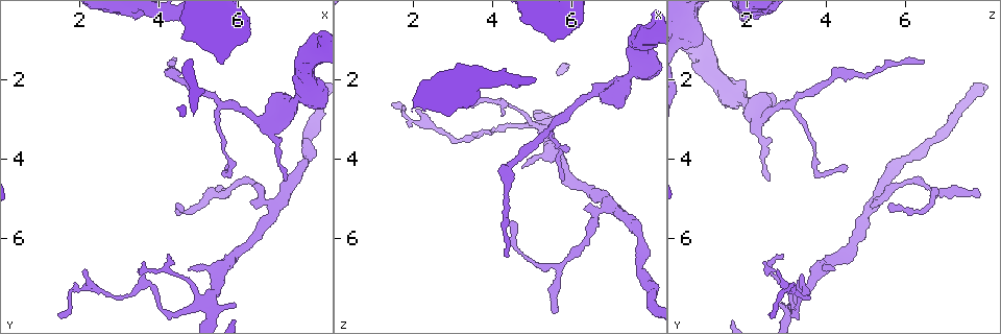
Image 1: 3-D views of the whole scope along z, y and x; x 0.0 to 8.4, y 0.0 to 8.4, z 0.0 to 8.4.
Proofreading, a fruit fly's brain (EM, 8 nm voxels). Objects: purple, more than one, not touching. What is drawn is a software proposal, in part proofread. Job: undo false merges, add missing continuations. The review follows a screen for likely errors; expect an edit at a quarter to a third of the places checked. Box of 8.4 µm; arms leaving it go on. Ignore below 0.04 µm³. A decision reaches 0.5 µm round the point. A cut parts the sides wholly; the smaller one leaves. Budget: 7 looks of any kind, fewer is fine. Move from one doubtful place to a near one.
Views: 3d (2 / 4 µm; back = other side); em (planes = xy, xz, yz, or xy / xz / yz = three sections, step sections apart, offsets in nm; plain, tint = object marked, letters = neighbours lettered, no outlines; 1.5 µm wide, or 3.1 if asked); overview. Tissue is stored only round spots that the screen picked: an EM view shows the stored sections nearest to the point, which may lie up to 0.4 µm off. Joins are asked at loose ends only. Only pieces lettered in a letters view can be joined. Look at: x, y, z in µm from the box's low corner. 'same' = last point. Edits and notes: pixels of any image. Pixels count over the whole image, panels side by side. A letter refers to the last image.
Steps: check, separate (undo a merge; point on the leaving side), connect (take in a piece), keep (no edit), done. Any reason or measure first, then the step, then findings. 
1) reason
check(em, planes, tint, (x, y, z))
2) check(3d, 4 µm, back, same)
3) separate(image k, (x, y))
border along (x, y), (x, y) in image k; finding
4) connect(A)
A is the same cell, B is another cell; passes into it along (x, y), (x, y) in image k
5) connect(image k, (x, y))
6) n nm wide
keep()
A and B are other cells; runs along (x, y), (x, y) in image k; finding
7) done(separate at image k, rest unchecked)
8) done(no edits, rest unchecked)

long arm stops here
check(em, planes, letters, (4.35, 1.55, 6.50))

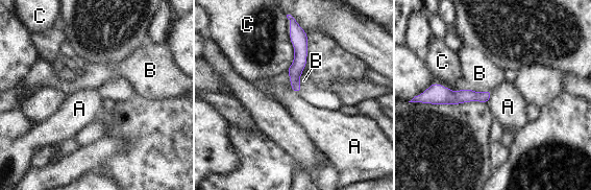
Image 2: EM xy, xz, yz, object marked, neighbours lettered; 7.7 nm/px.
80 nm wide
keep()
A, B and C are other cells; border along (493, 91), (487, 103) in image 2; no lettered piece goes on from it

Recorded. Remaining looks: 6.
tapers out
check(em, planes, letters, (5.65, 4.90, 7.85))

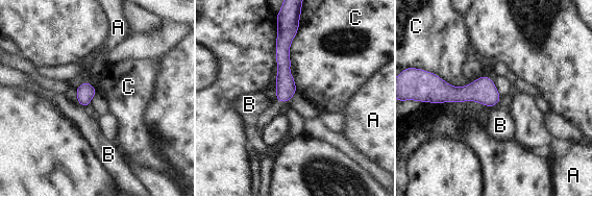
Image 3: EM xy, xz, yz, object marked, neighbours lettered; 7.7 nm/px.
keep()
A, B and C are other cells; border along (428, 71), (453, 85), (472, 81) in image 3; no lettered piece goes on from it

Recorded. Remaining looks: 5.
check(em, planes, letters, (4.45, 5.25, 5.55))

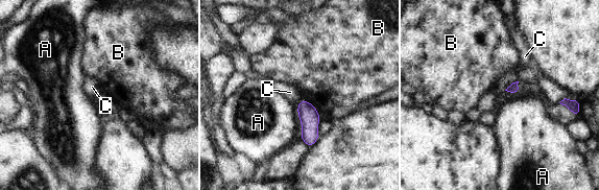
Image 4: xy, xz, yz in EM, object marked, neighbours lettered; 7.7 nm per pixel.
70 nm wide
keep()
A, B and C are other cells; no lettered piece goes on from it

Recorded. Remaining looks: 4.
done(no edits, rest unchecked)

